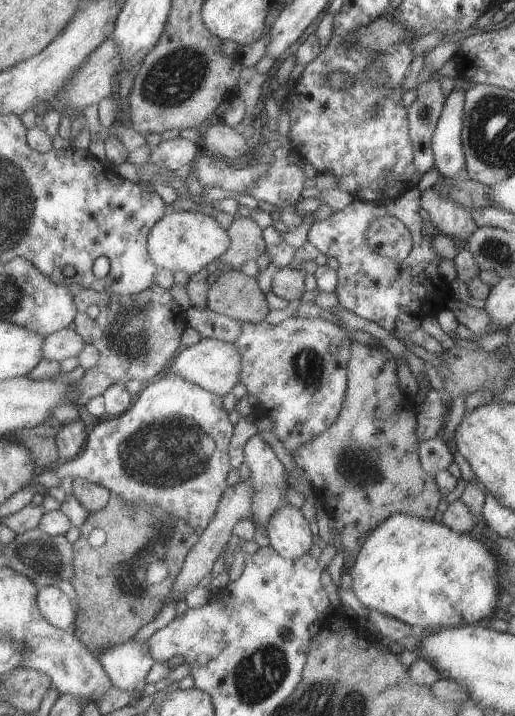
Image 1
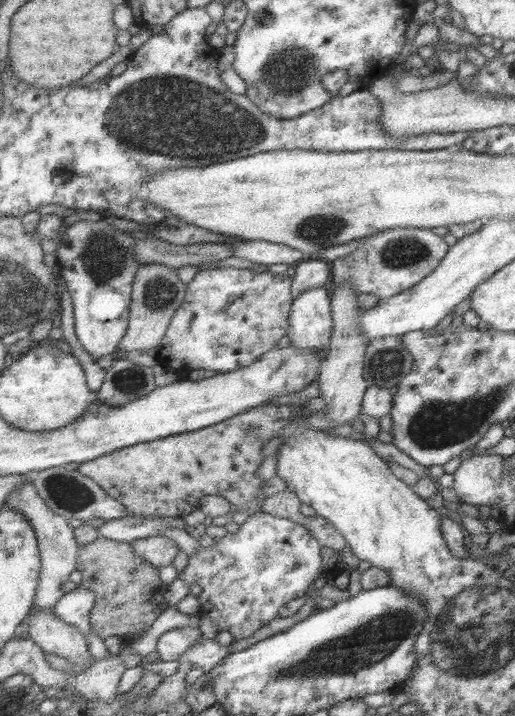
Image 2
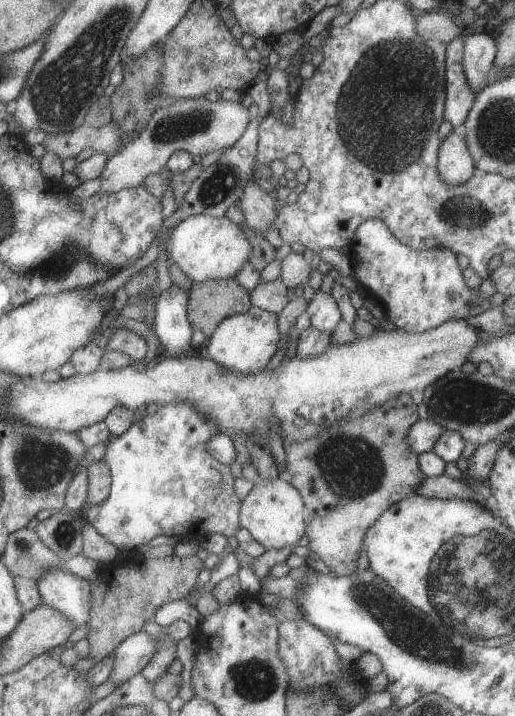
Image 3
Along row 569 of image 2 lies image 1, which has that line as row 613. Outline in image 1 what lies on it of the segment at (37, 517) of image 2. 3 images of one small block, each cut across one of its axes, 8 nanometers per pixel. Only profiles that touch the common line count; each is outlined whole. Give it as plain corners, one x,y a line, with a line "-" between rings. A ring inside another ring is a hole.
56,585
41,588
38,602
42,616
45,616
57,629
72,631
74,622
77,624
78,612
74,611
76,602

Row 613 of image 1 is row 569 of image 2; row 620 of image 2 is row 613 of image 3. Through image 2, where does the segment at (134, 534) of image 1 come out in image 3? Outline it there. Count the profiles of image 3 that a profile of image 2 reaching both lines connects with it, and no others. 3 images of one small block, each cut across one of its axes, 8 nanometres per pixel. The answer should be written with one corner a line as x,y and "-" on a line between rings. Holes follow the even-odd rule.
136,551
126,558
104,563
101,576
92,581
93,605
87,638
91,657
97,662
107,658
111,652
118,651
127,638
144,631
147,622
154,622
155,612
160,606
187,599
205,568
203,562
197,556
150,558

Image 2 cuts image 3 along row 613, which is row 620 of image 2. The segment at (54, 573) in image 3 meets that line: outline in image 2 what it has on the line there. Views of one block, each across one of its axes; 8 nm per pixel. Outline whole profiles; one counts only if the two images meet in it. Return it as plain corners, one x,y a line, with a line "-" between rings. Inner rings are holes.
79,586
67,592
54,607
56,616
66,624
79,628
86,636
93,631
90,614
96,606
96,594
89,588

